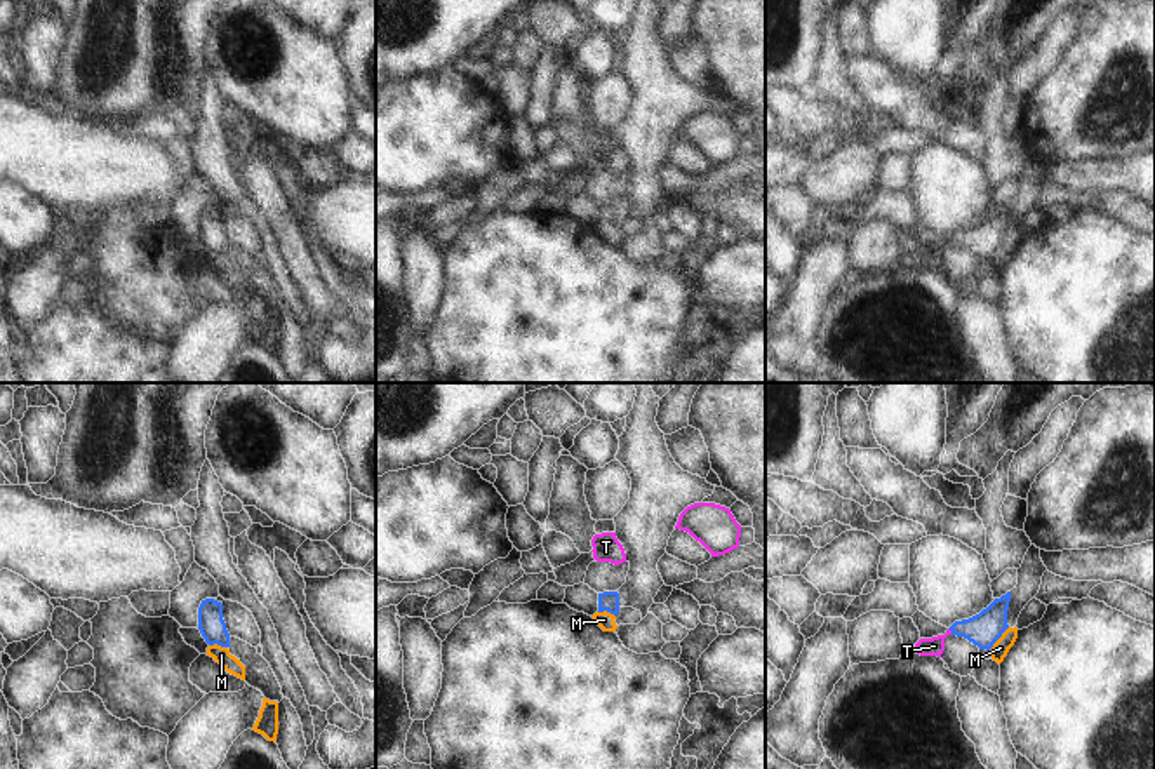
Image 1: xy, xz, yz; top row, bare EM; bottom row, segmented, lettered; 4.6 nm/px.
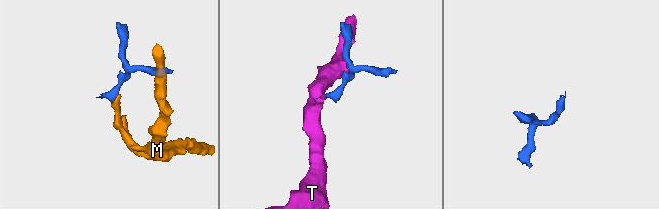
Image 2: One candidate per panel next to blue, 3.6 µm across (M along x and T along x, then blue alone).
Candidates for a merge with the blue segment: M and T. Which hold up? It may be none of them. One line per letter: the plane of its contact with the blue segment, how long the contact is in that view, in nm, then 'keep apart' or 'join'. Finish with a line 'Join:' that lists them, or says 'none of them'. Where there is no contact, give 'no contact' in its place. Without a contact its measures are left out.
M: yz | 150 nm | keep apart
T: yz | 40 nm | join
Join: T

